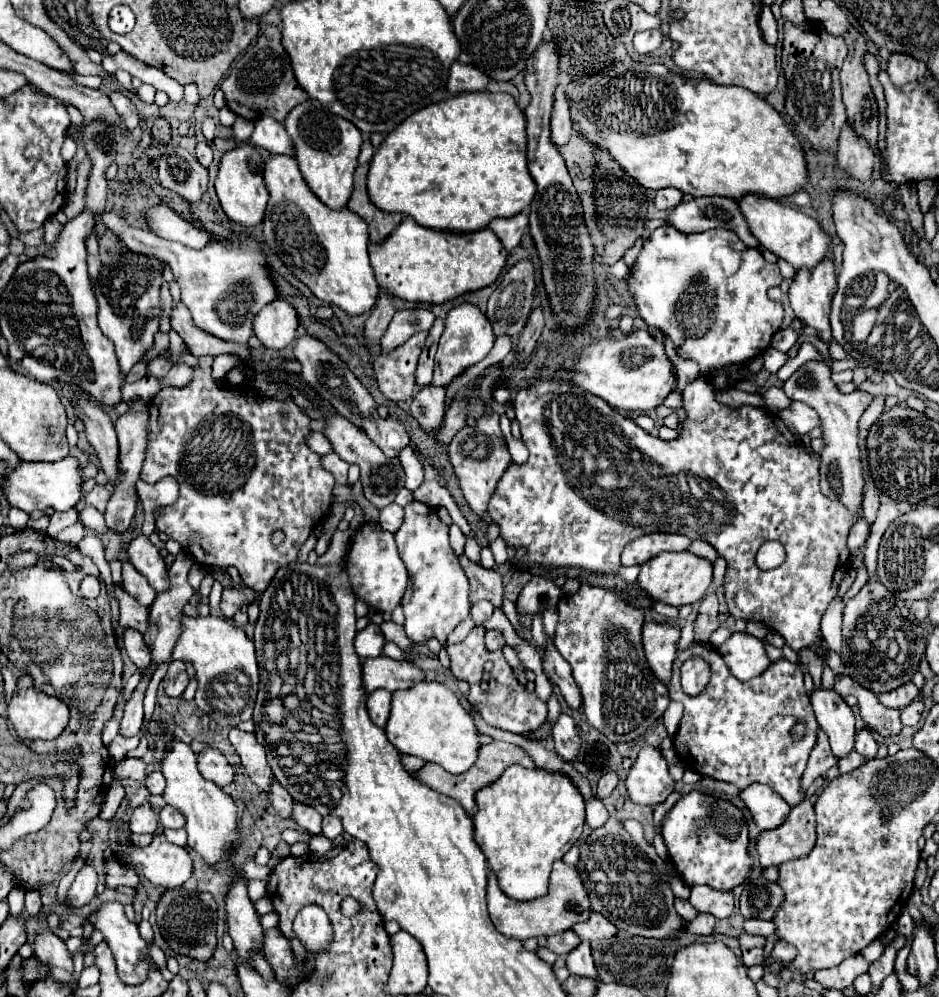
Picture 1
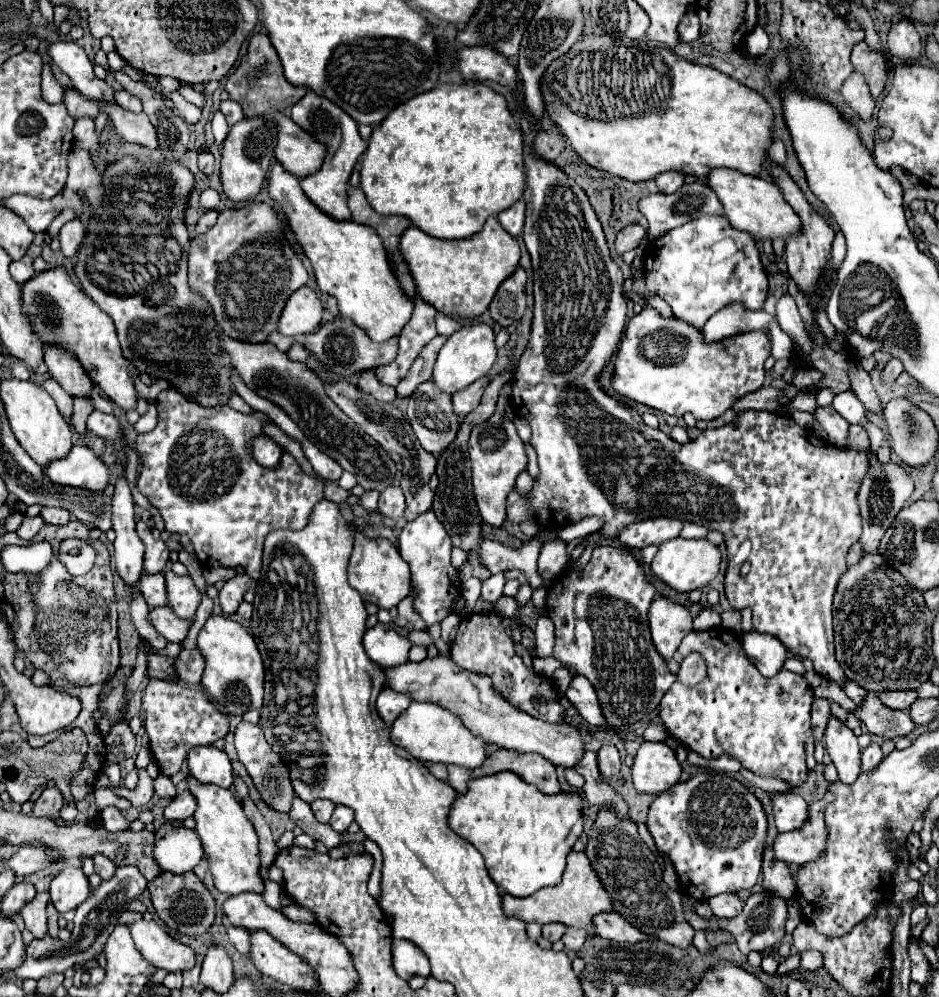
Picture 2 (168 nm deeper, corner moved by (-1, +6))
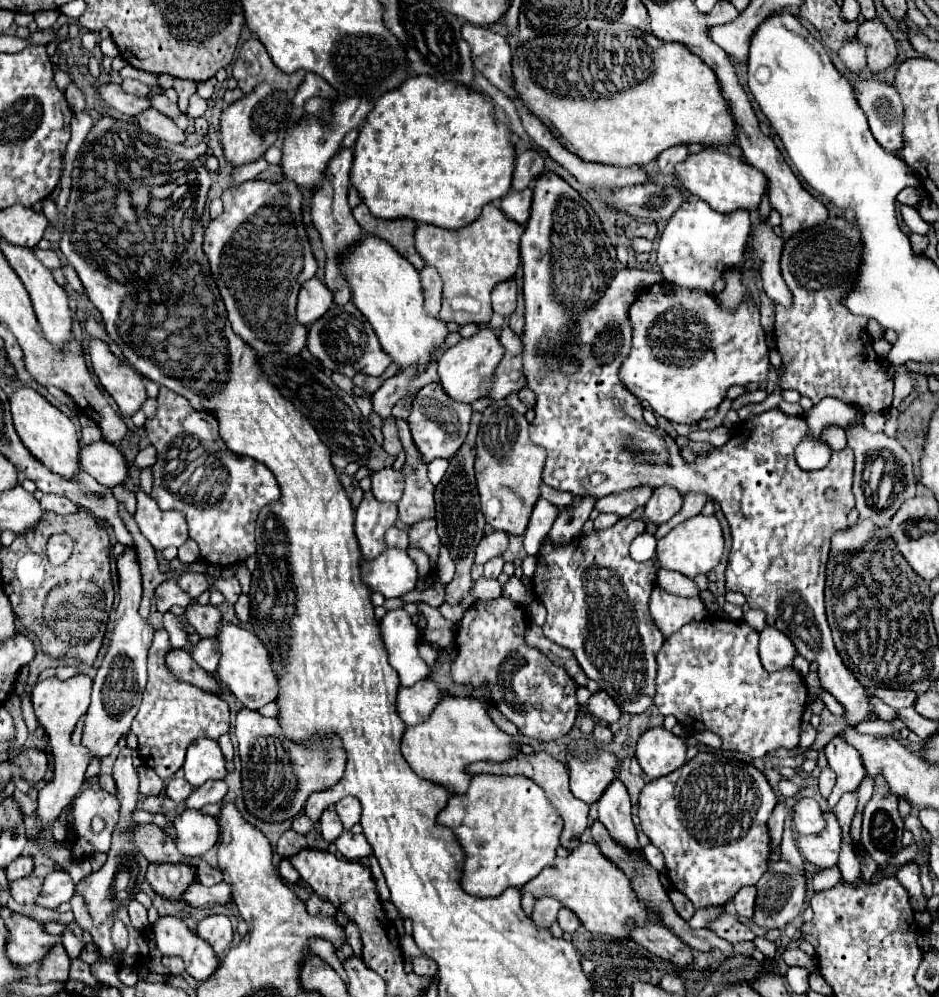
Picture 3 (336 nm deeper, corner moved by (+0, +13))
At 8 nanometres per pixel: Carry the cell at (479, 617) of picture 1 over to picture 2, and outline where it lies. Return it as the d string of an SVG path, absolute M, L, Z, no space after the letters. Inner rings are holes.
M492 574L488 580L484 580L482 584L482 598L490 604L494 604L500 596L502 596L502 590L504 590L504 574Z

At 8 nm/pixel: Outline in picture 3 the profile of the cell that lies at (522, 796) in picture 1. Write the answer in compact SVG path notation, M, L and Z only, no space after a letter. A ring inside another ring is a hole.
M473 775L469 791L465 795L451 795L447 807L437 815L437 823L445 825L457 837L465 861L461 887L469 895L477 897L495 897L501 895L507 887L521 889L527 881L537 877L539 871L553 865L555 849L559 845L559 835L563 821L557 809L547 801L545 791L525 777L495 777L495 775Z

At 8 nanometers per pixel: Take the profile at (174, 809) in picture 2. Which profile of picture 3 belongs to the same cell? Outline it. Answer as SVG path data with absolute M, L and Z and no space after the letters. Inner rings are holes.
M209 781L197 787L185 801L189 809L201 809L207 803L221 803L227 793L227 783L225 781Z

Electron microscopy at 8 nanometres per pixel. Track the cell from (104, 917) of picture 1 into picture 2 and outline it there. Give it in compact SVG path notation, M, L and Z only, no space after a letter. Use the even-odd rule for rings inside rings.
M136 920L128 928L136 950L152 966L166 972L190 970L194 966L194 950L170 938L156 922Z

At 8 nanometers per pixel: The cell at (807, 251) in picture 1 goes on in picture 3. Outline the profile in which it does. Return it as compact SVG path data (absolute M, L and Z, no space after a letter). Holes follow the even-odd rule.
M705 147L699 153L689 153L683 163L677 163L675 179L683 191L699 197L719 213L731 213L737 209L747 209L747 211L757 209L761 197L767 193L767 179L761 171L713 147Z

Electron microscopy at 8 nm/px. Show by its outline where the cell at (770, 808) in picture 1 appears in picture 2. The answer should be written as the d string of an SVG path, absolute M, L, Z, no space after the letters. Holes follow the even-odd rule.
M774 792L770 796L772 814L776 820L778 832L790 832L806 822L806 802L796 792Z

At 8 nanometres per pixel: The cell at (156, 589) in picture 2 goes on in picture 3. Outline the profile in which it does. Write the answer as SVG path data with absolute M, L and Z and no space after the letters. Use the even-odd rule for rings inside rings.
M165 581L155 589L155 599L157 599L157 609L159 613L167 613L173 605L179 607L189 607L193 599L185 595L185 591L175 583L175 581Z

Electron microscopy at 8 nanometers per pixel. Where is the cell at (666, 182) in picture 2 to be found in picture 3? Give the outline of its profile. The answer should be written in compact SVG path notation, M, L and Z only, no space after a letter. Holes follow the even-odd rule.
M681 143L681 145L677 145L677 147L665 149L665 151L657 157L659 171L661 171L663 175L673 175L673 167L675 167L677 163L685 161L685 157L687 157L687 147L685 147L685 143Z

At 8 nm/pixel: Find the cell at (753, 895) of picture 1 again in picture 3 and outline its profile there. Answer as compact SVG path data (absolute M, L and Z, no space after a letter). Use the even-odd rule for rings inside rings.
M779 801L771 813L769 819L769 831L771 831L771 839L773 839L773 849L779 849L781 843L781 835L783 835L783 823L785 817L791 813L791 809L785 805L785 801Z

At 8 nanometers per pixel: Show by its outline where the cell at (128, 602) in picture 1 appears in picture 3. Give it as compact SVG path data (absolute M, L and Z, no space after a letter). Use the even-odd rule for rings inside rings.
M193 603L193 607L187 607L185 611L185 619L193 625L193 629L201 635L201 637L217 637L219 627L221 627L221 611L213 605L199 605Z

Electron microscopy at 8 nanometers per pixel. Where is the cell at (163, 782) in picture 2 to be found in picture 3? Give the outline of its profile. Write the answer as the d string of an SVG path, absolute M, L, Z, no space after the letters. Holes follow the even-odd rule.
M171 779L167 783L167 789L165 791L167 791L167 797L169 799L173 799L175 803L181 803L181 801L187 799L187 795L193 791L193 787L185 779Z

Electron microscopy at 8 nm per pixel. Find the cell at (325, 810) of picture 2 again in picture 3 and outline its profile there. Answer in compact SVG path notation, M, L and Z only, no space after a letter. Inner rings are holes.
M327 807L321 815L321 837L327 843L333 843L335 839L339 839L343 835L343 823L335 811L335 807Z

